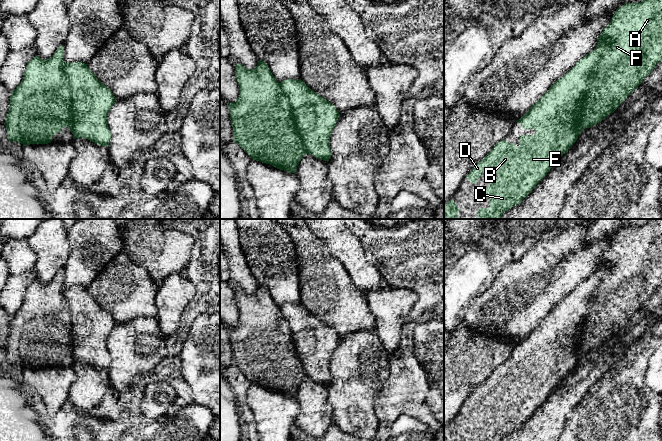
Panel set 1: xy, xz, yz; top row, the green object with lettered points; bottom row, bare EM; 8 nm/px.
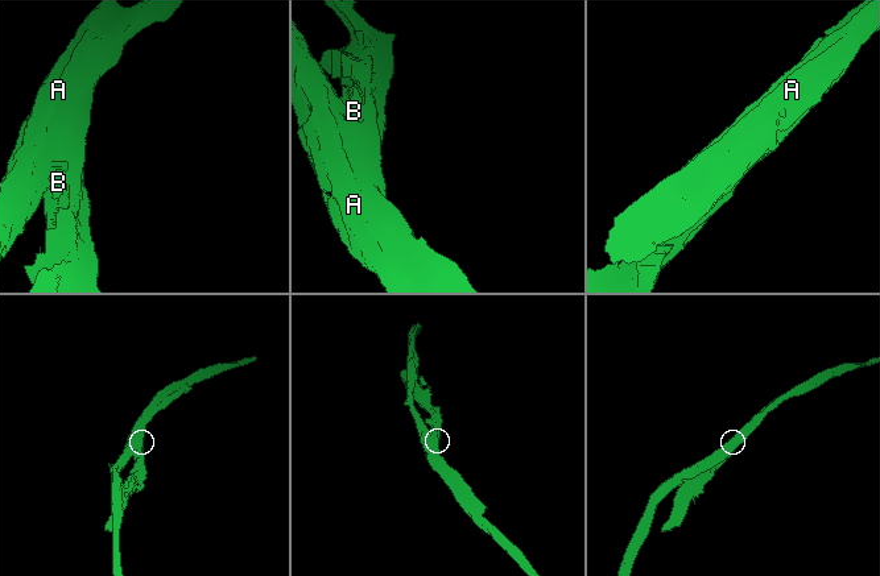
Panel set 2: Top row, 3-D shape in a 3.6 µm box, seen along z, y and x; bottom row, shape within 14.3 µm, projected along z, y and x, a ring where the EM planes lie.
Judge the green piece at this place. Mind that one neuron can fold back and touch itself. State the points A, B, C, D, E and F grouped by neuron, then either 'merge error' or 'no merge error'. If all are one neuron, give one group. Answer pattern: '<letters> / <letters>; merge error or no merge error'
A F / B C D E; merge error

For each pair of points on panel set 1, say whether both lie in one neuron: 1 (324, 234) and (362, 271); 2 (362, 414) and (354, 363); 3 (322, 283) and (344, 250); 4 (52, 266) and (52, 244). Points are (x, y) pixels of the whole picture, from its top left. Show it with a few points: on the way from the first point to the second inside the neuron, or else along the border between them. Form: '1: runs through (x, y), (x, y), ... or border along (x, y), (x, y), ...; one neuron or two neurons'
1: runs through (334, 241), (354, 261); one neuron
2: runs through (354, 401), (354, 376); one neuron
3: border along (326, 244), (329, 251), (340, 262), (351, 280); two neurons
4: runs through (52, 261), (52, 249); one neuron

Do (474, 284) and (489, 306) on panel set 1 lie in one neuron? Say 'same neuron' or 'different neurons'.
different neurons

